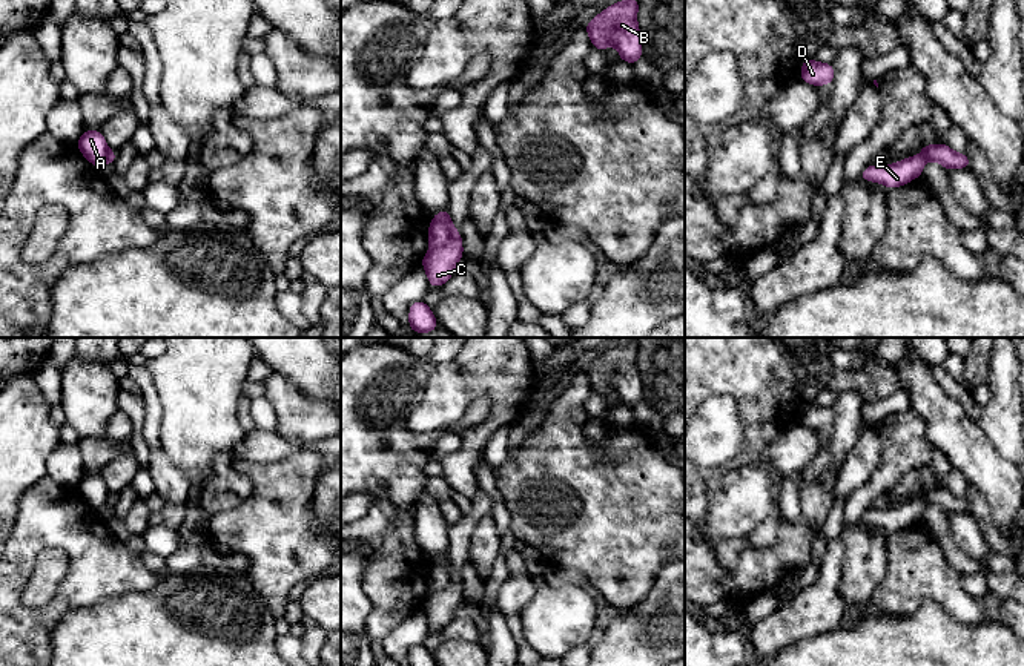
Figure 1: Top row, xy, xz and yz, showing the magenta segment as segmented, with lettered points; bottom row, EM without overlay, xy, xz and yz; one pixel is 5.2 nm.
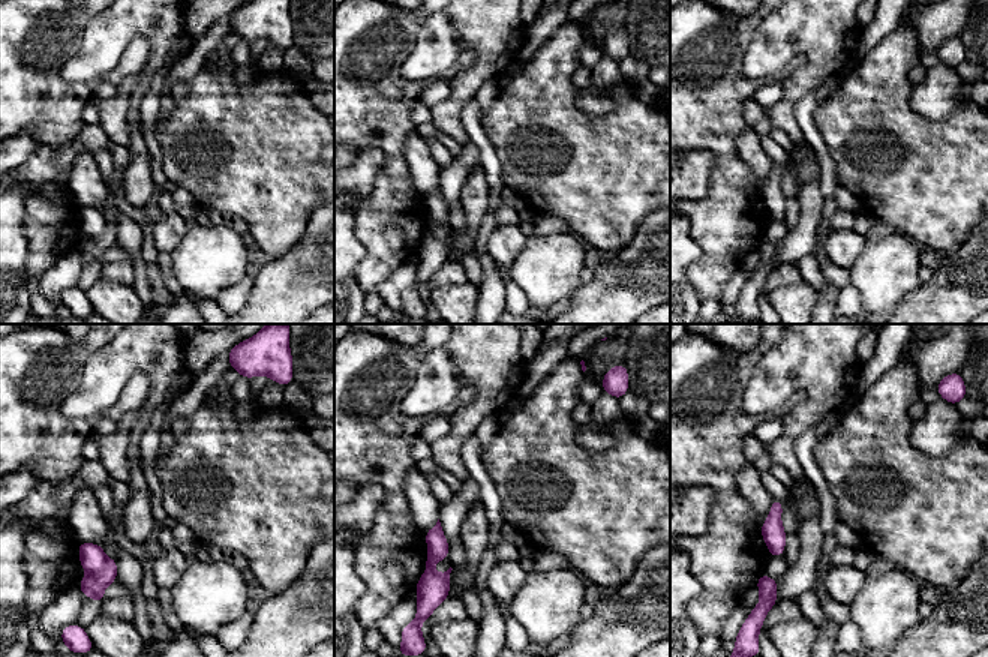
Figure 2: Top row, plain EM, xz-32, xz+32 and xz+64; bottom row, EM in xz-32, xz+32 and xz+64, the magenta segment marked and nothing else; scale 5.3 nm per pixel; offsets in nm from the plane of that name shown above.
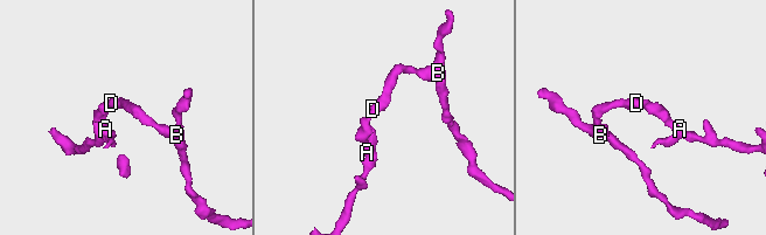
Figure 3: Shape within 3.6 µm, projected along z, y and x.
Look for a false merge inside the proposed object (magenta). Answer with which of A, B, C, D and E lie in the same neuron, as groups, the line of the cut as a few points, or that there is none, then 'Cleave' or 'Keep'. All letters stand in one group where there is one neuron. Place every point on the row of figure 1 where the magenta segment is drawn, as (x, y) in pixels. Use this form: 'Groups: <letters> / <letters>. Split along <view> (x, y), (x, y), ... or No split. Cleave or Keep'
Groups: A B D / C E. Split along xz (433, 217), (444, 224), (449, 234), (449, 240), (438, 247). Cleave

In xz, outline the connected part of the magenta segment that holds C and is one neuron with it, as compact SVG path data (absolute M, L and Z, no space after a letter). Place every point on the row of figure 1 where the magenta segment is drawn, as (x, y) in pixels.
M448 209L439 210L433 218L445 224L450 241L439 247L430 247L421 265L427 272L428 285L442 287L454 275L454 265L464 258L464 242L451 223Z

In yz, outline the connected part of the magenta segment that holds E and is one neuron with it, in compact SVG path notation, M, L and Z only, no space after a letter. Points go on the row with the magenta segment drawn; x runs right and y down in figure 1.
M936 143L927 155L907 157L889 166L869 164L860 175L863 181L880 183L886 187L897 189L923 175L924 164L932 160L944 169L969 169L967 153L956 153L944 143Z

